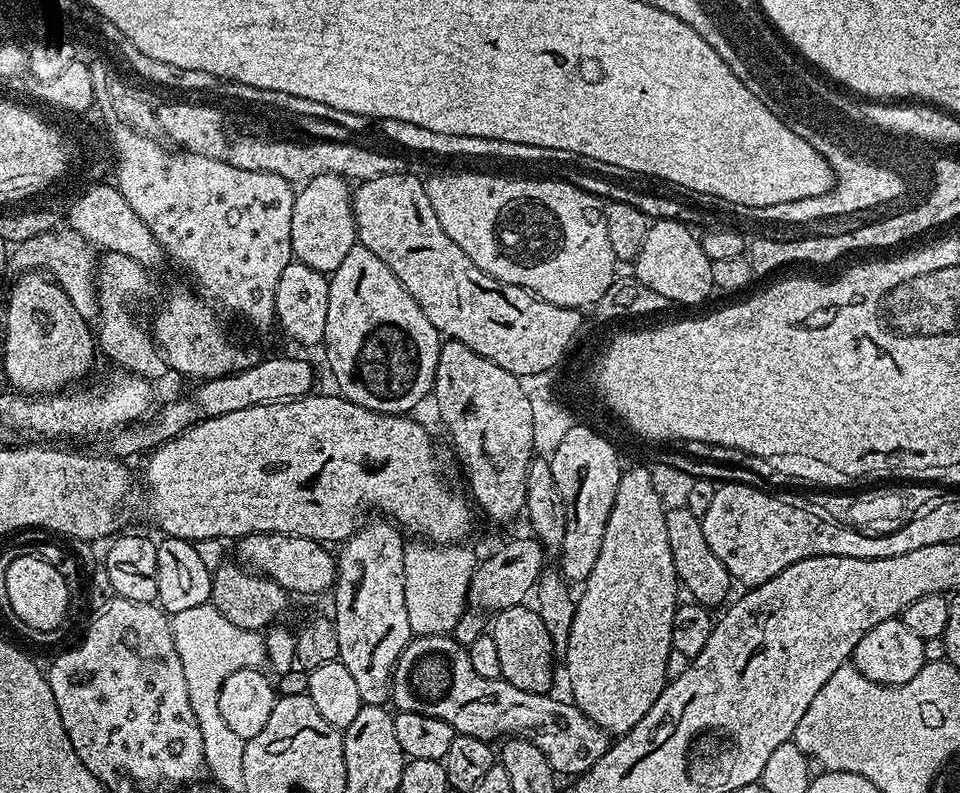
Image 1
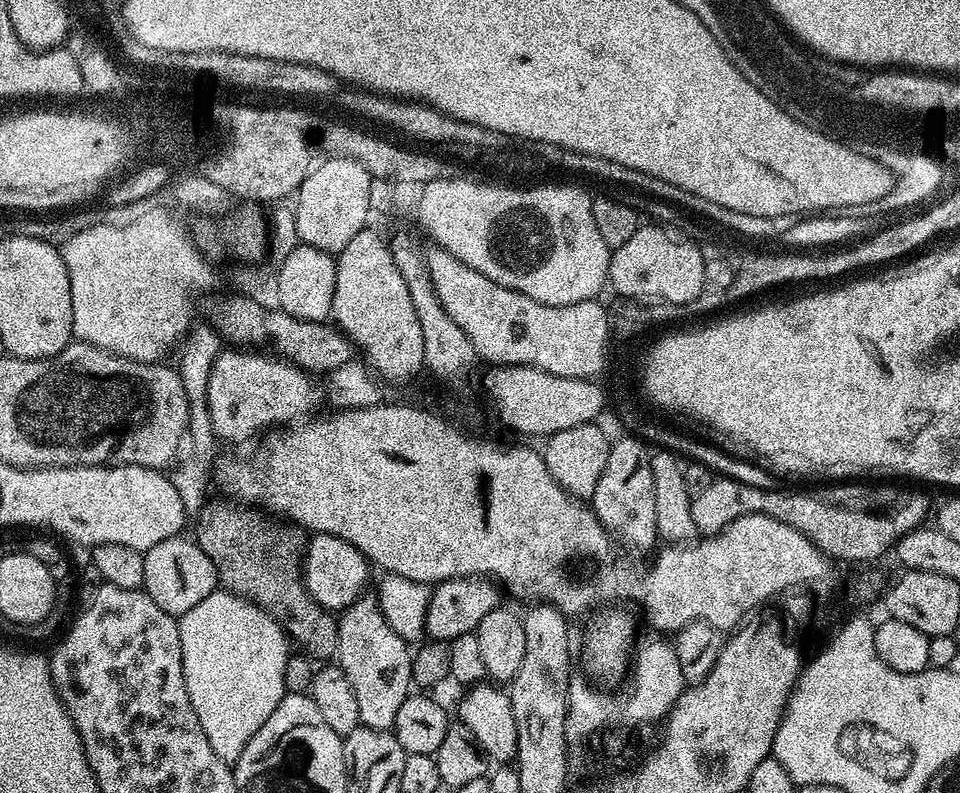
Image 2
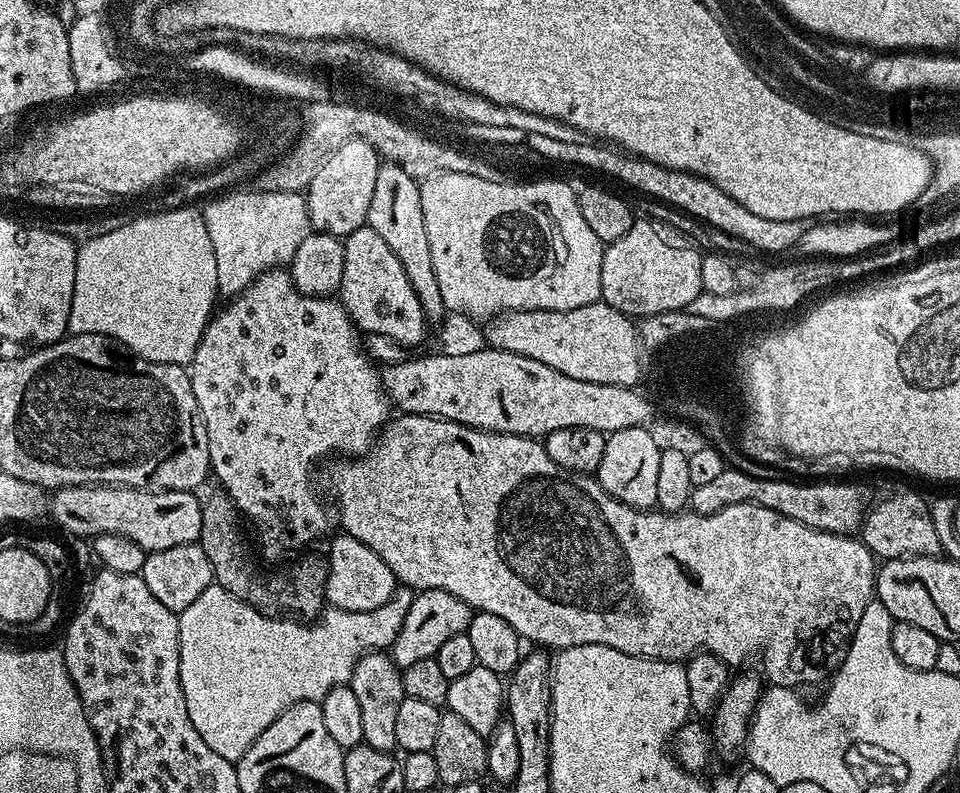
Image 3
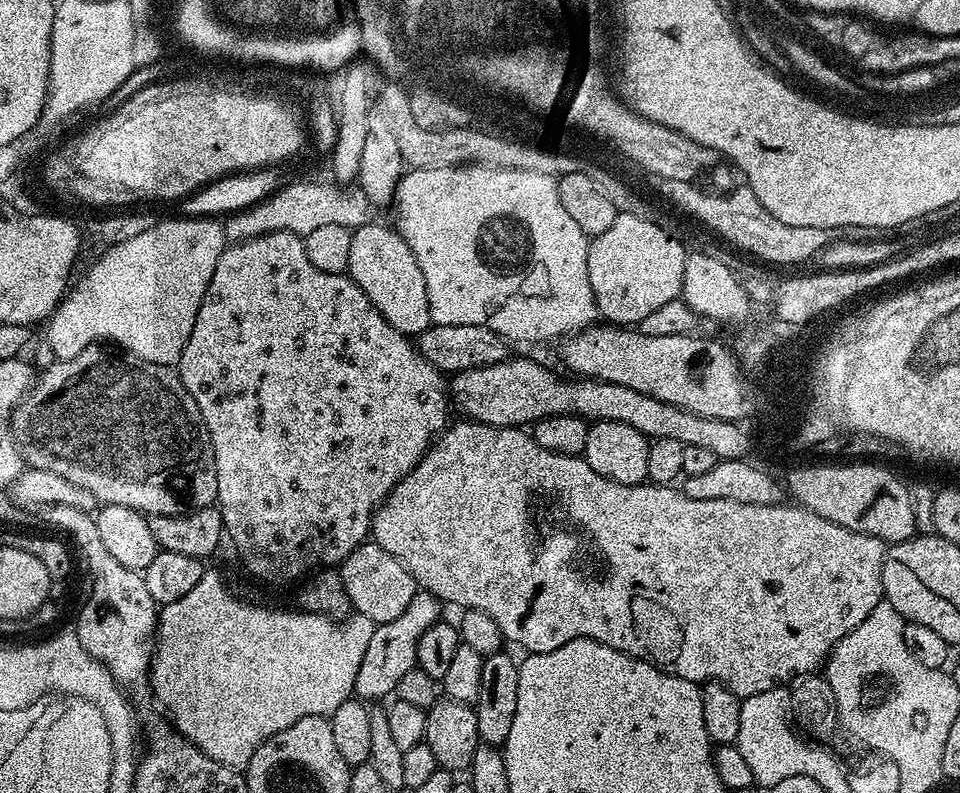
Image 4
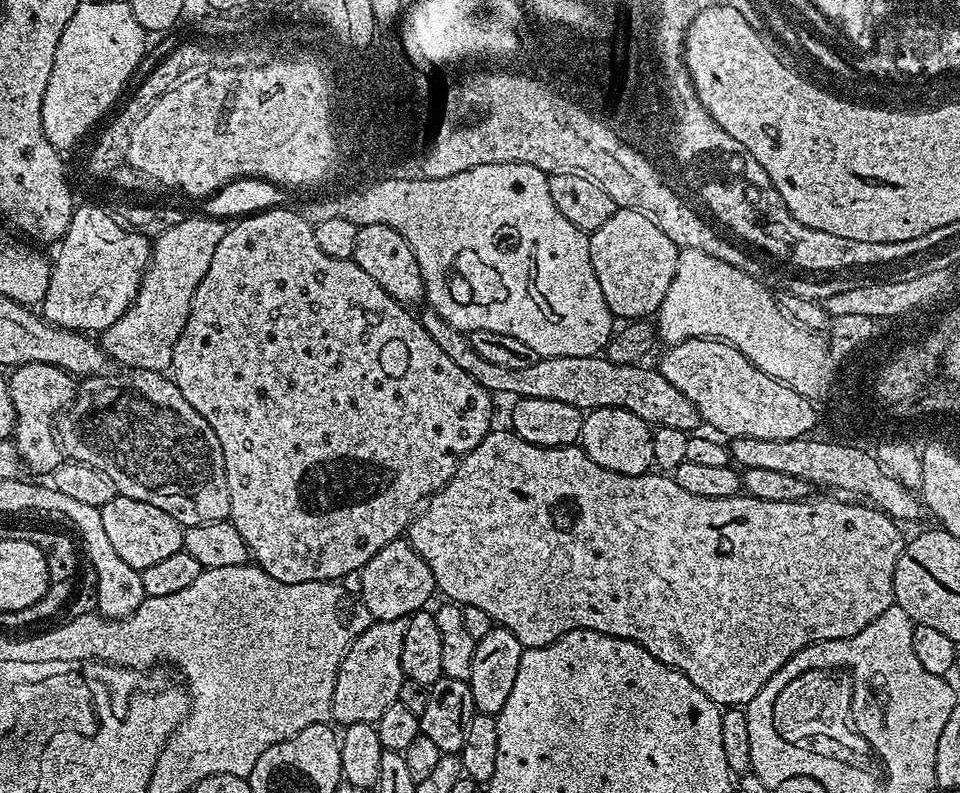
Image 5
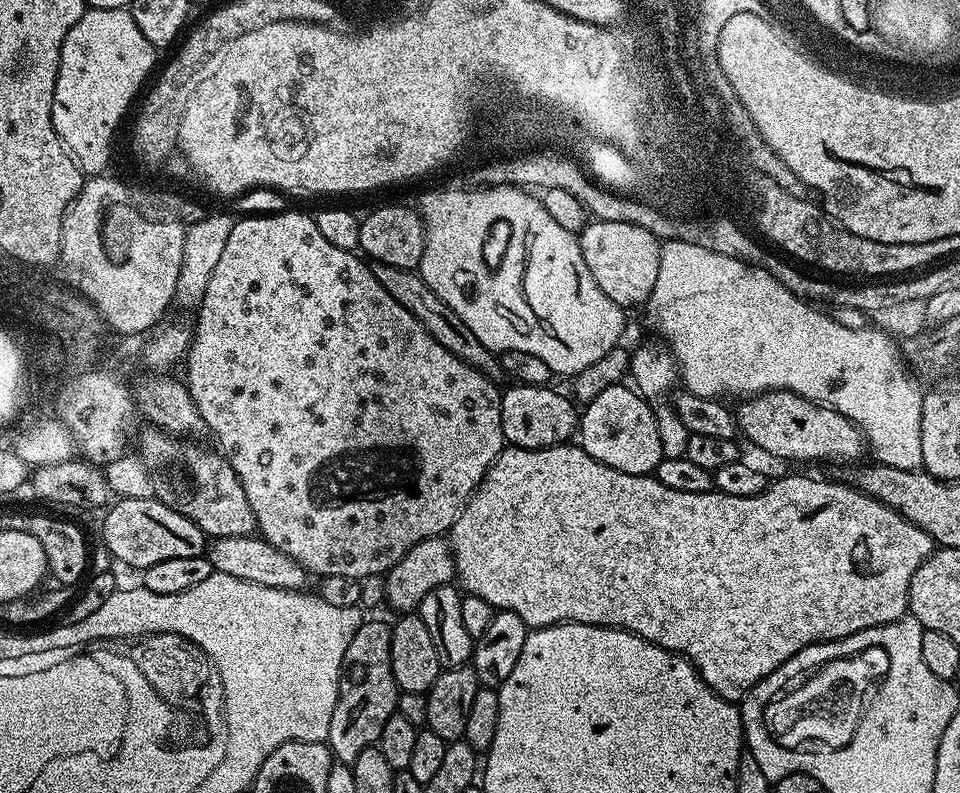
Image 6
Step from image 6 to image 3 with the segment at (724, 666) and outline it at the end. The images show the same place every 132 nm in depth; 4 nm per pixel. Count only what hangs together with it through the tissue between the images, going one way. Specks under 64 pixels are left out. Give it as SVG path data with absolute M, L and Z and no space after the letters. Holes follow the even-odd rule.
M400 414L397 417L397 420L395 417L391 422L384 425L372 447L363 456L359 458L344 458L339 461L341 464L333 466L332 492L336 495L337 506L340 507L340 524L344 527L341 529L347 535L358 538L358 542L362 542L362 546L370 546L370 550L374 550L374 554L378 554L378 558L382 558L382 562L386 562L386 566L390 566L390 570L396 575L397 581L401 585L407 586L412 590L423 590L425 588L446 590L458 598L462 598L462 602L466 602L474 610L498 614L498 618L506 618L506 622L510 622L510 626L514 626L514 630L521 638L525 641L533 640L536 643L533 645L539 646L541 649L553 650L552 648L556 648L555 650L563 650L570 646L601 644L602 646L610 646L614 650L622 650L622 654L645 656L651 660L678 660L681 662L687 661L688 657L696 655L697 652L705 651L714 654L718 658L722 658L722 662L729 666L744 664L747 660L760 656L761 662L764 663L764 672L762 671L763 679L769 685L777 688L792 689L795 683L804 684L814 672L814 668L811 668L808 664L796 664L796 651L799 648L804 652L814 651L816 648L815 640L822 639L827 632L837 632L838 635L844 636L843 638L851 637L852 632L858 626L858 618L862 618L862 613L866 611L866 606L876 595L878 560L877 557L872 555L871 550L864 545L863 539L814 530L802 522L794 522L794 518L786 518L786 514L778 514L766 506L758 506L757 504L726 506L714 514L706 514L705 516L699 516L699 514L691 510L669 514L659 510L645 511L643 508L631 508L622 503L618 498L614 498L609 492L605 492L595 475L573 474L567 472L562 466L555 464L539 439L530 436L511 436L505 432L484 432L481 428L468 428L465 424L441 420L438 416L409 416L407 414Z

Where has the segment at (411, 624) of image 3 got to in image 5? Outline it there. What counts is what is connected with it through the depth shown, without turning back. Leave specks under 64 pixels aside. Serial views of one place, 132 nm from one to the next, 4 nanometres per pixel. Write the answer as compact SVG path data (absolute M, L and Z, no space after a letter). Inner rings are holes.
M407 619L378 620L365 632L356 632L354 639L344 652L342 662L338 666L338 678L334 682L334 698L332 699L332 720L337 725L375 724L382 713L398 701L398 690L402 690L404 671L402 670L402 638L406 638Z

